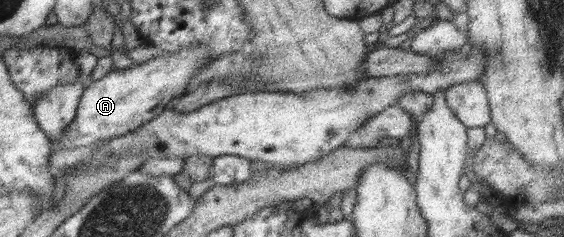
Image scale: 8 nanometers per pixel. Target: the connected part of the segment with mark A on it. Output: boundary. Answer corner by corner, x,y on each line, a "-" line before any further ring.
183,48
183,50
179,50
179,52
175,54
167,54
165,53
165,57
159,57
157,59
153,59
148,62
143,62
141,65
131,65
129,68
125,68
124,70
111,70
103,77
98,80
92,81
88,87
83,90
83,93
80,94
80,100
78,101
74,116
72,120
69,122
69,125
66,125
66,128
62,131
62,134
57,139
49,139
50,140
50,149
52,151
59,151
59,149
73,149
73,147
85,147
87,145
91,145
91,143
95,143
95,141
101,140
110,140
114,137
119,137
124,133
129,133
134,129
137,129
140,125
147,123
149,120
152,120
158,113
161,113
165,110
165,105
171,101
172,97
179,97
179,95
183,95
183,91
186,88
186,85
189,83
190,77
194,74
194,71
203,64
206,64
209,60
213,60
215,58
209,58
207,56
207,52
203,50
203,48

